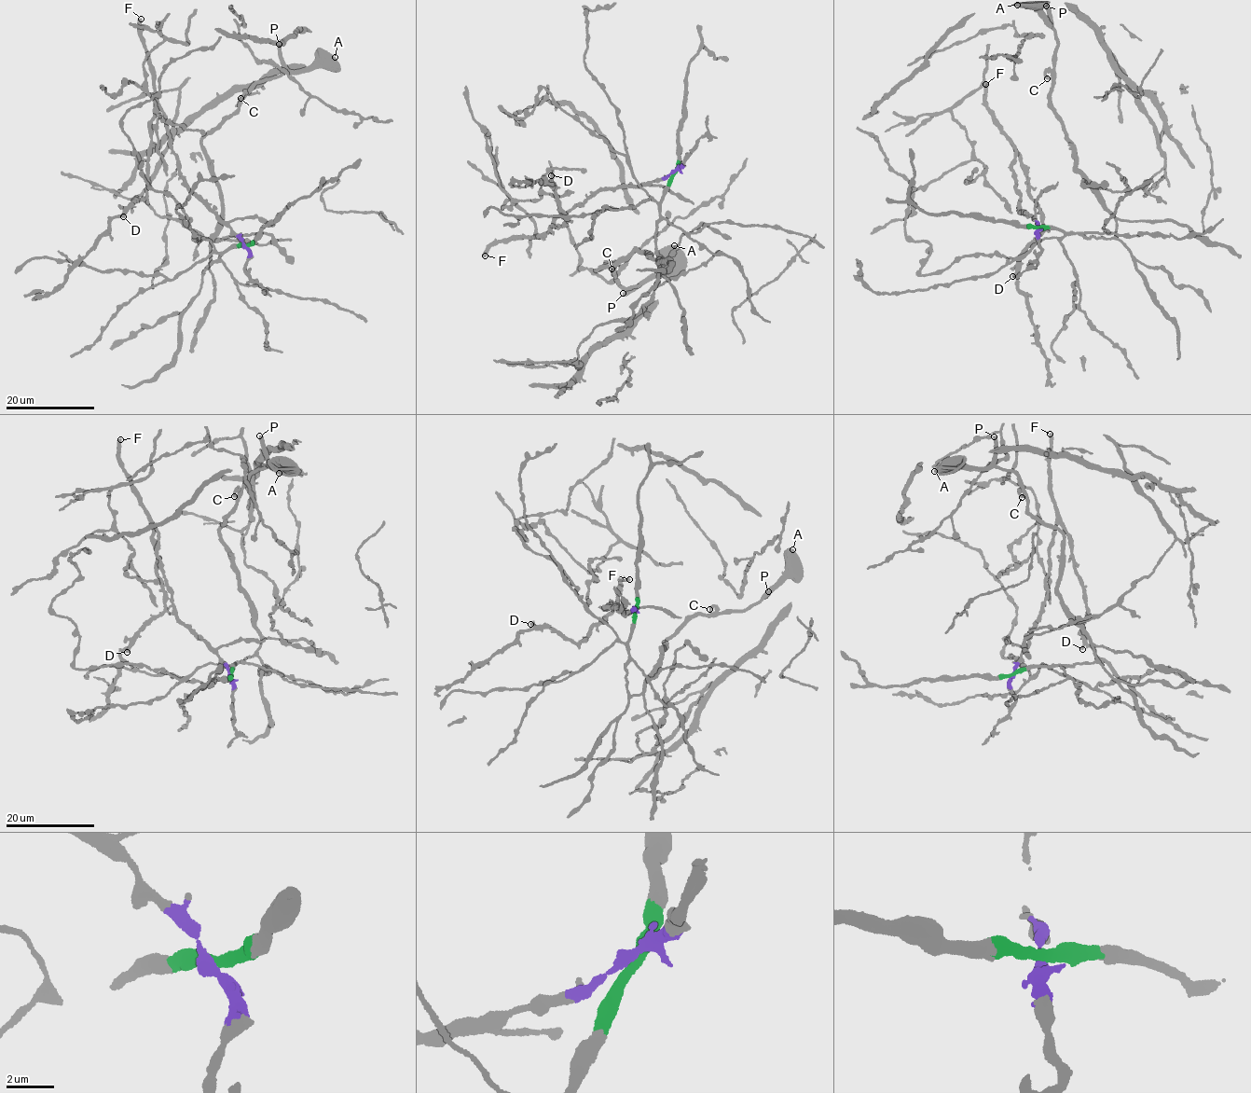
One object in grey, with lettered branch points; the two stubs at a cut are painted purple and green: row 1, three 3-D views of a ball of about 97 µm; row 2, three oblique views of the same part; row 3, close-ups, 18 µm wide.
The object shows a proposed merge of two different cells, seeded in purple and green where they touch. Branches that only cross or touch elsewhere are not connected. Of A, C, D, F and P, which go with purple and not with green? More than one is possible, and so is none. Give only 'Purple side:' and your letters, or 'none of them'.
Purple side: D, F

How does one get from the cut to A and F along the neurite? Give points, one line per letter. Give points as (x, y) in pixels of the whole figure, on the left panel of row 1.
A: (244, 246), (231, 247), (203, 272), (222, 200), (201, 139), (258, 82), (335, 58)
F: (244, 246), (242, 240), (188, 188), (181, 175), (166, 116), (158, 102), (149, 55), (140, 35), (141, 19)

